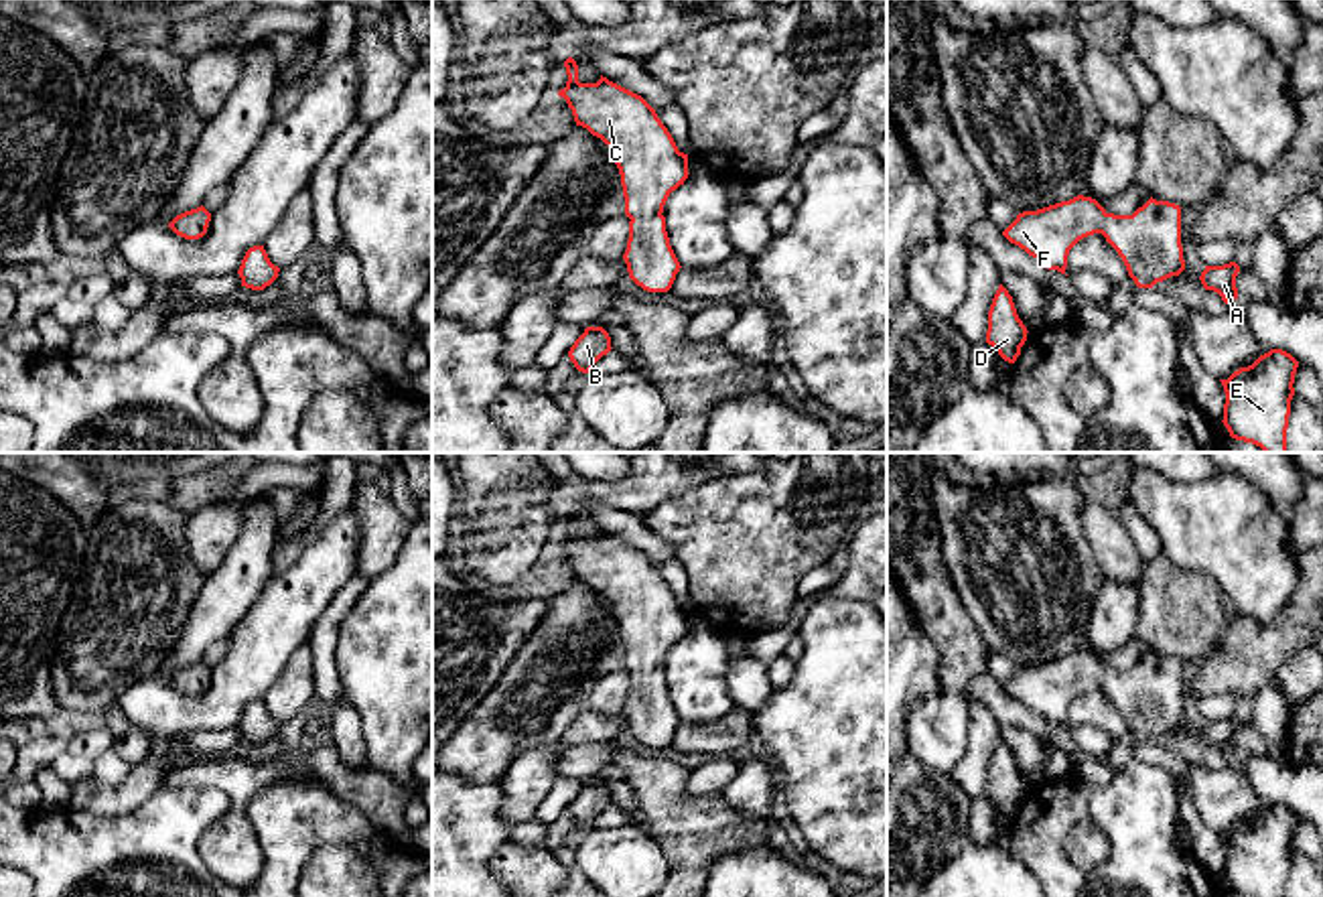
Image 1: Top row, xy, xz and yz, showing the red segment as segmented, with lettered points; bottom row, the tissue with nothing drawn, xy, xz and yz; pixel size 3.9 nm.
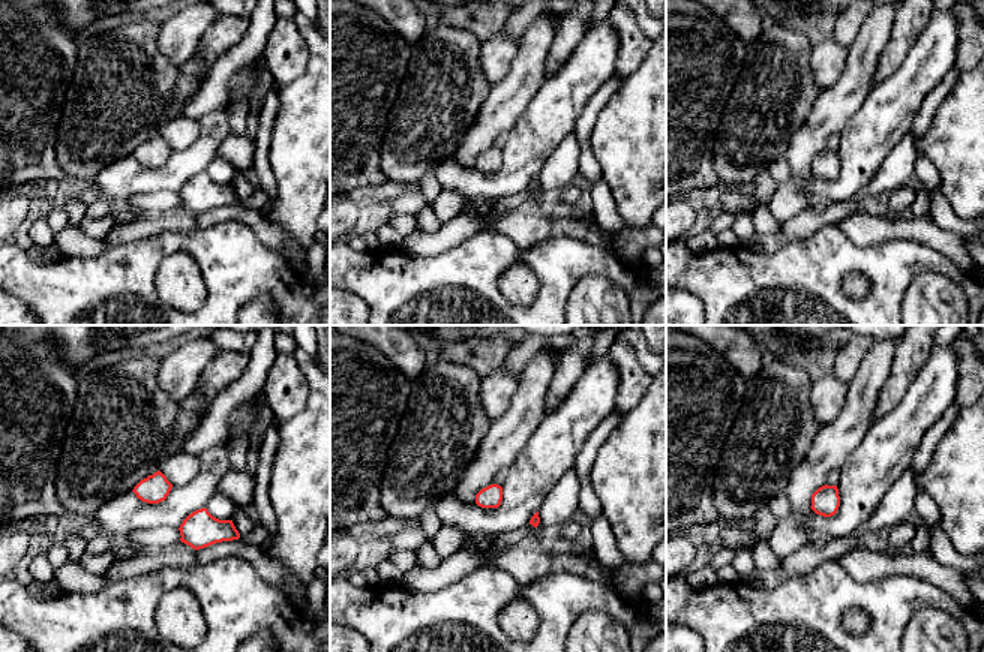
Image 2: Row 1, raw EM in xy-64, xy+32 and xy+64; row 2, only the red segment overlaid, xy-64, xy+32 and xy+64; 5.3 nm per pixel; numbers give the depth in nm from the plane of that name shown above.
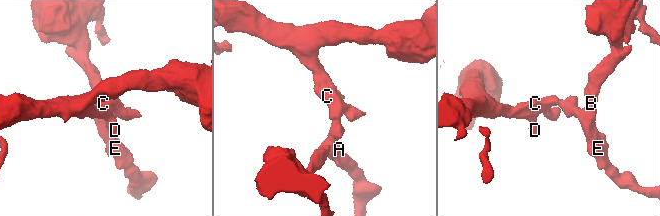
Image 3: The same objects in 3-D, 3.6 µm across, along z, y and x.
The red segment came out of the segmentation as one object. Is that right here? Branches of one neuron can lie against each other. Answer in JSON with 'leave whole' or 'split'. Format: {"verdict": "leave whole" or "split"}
{"verdict": "leave whole"}

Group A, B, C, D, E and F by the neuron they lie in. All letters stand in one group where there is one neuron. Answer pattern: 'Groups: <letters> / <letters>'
Groups: A B C D E F

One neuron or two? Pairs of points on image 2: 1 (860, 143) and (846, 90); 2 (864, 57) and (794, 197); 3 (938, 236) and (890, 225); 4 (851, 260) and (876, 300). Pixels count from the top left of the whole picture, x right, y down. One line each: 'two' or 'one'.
1: two
2: one
3: one
4: one

